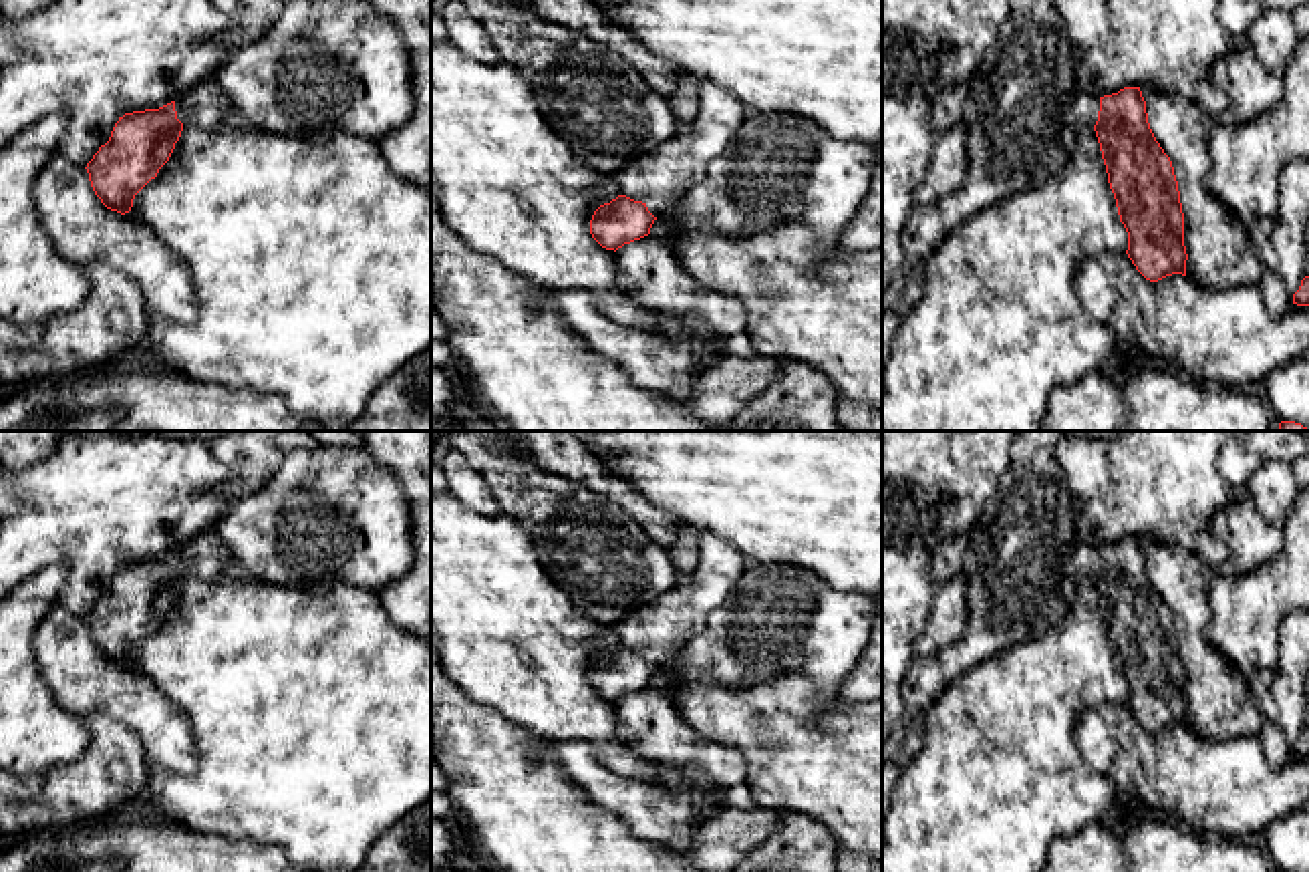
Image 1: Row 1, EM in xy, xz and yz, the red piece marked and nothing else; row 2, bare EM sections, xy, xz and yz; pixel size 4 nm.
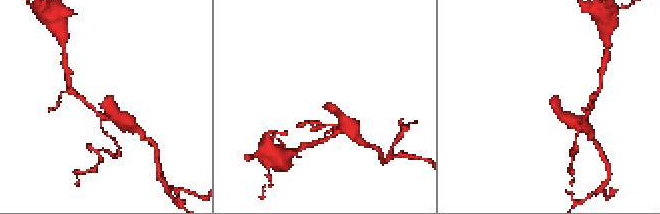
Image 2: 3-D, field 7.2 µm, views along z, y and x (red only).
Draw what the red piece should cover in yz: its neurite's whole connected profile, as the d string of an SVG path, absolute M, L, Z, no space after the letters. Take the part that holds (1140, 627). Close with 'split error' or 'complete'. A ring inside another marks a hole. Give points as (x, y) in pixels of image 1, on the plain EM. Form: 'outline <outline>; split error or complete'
outline M1124 538L1100 550L1073 540L1061 576L1061 596L1067 606L1075 602L1077 584L1083 578L1096 582L1118 667L1128 683L1126 705L1136 721L1150 733L1172 725L1186 727L1188 705L1178 632L1170 608L1150 580L1140 538Z; split error

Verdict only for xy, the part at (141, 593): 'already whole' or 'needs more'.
needs more

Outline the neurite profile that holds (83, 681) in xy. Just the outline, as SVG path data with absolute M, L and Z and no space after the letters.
M54 604L34 634L34 657L62 709L77 717L105 711L139 737L145 763L195 771L189 717L149 677L107 661L85 618Z

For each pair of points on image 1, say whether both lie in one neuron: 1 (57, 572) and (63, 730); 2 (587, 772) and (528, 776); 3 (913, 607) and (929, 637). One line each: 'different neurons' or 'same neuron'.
1: same neuron
2: different neurons
3: different neurons

